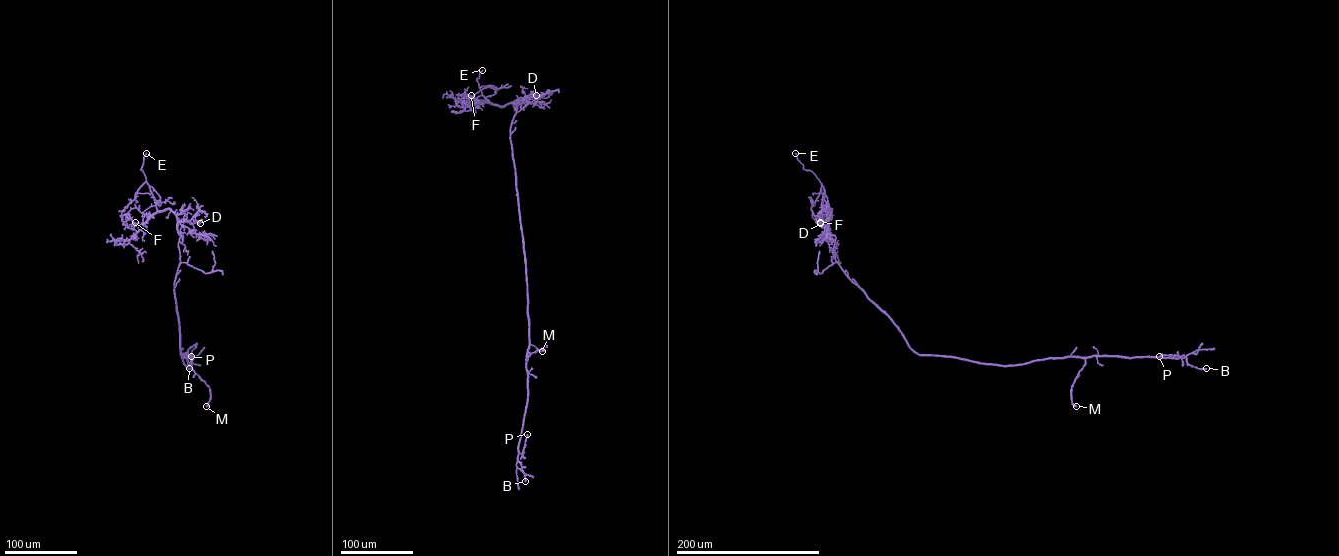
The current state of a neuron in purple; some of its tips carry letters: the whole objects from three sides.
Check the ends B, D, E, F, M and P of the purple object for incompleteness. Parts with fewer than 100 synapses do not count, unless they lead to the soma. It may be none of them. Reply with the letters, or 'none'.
E

